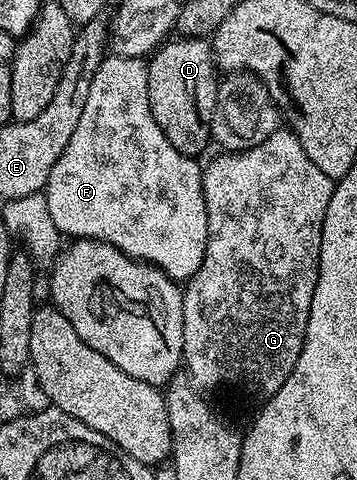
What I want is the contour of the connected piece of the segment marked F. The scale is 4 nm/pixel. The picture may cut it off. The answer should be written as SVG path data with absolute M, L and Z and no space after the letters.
M108 55L103 58L101 67L97 67L97 75L93 75L93 84L89 86L89 96L85 98L81 120L69 138L69 144L65 147L65 151L61 151L61 159L57 159L57 163L53 163L53 171L49 171L45 196L49 207L49 216L53 219L53 223L57 223L60 234L67 236L68 233L68 238L109 243L120 249L122 253L128 253L135 260L155 266L170 281L176 283L188 282L195 273L195 269L202 263L206 249L207 232L209 231L209 220L206 218L206 201L203 194L203 169L196 158L181 155L181 151L177 151L177 147L173 147L173 143L169 143L169 139L165 139L165 131L161 131L161 127L157 127L157 119L153 119L153 111L149 107L147 61L142 57Z

